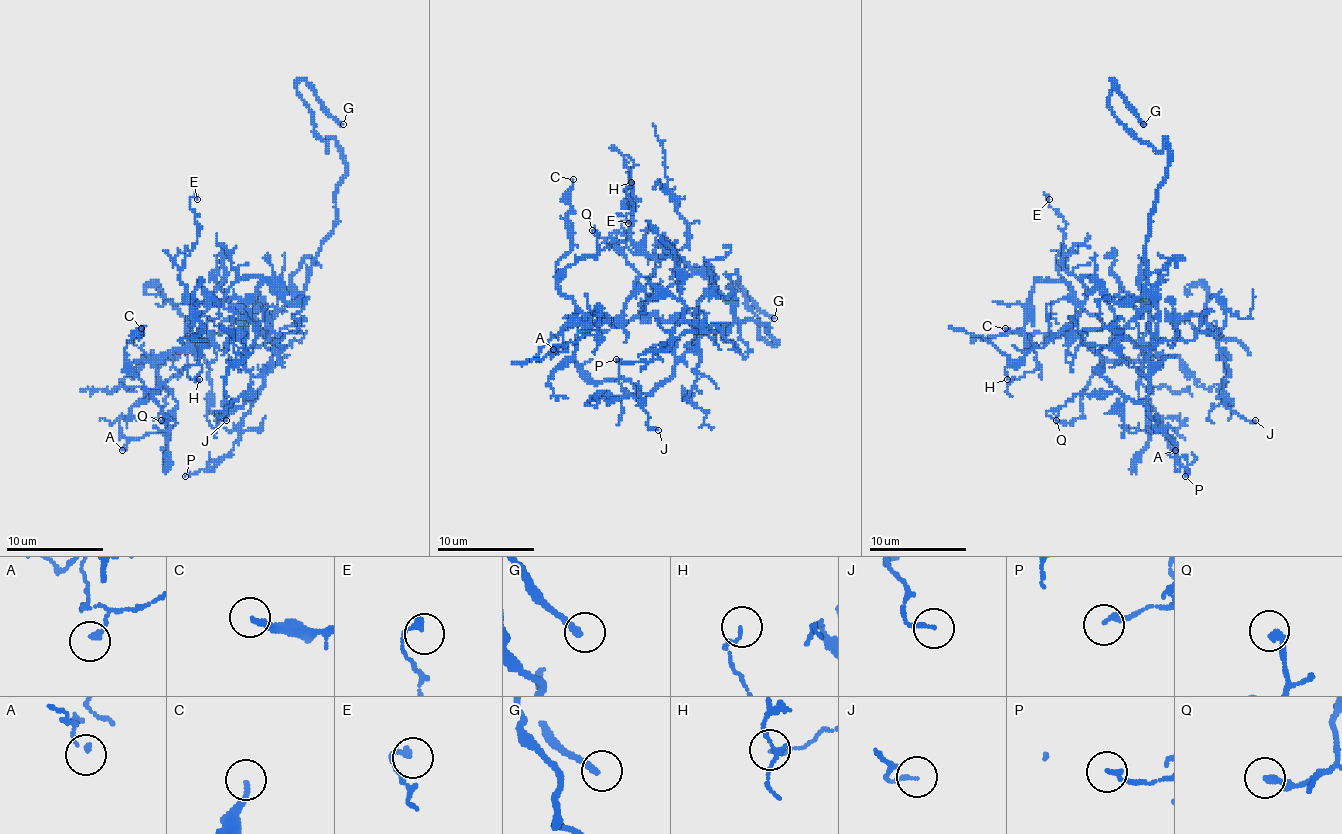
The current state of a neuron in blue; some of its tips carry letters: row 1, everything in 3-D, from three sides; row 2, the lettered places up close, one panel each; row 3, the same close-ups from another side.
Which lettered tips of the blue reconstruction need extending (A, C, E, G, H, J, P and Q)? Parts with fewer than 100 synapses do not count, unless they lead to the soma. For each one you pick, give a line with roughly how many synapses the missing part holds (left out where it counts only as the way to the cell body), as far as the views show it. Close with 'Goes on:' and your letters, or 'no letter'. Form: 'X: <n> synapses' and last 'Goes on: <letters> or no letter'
Goes on: G

